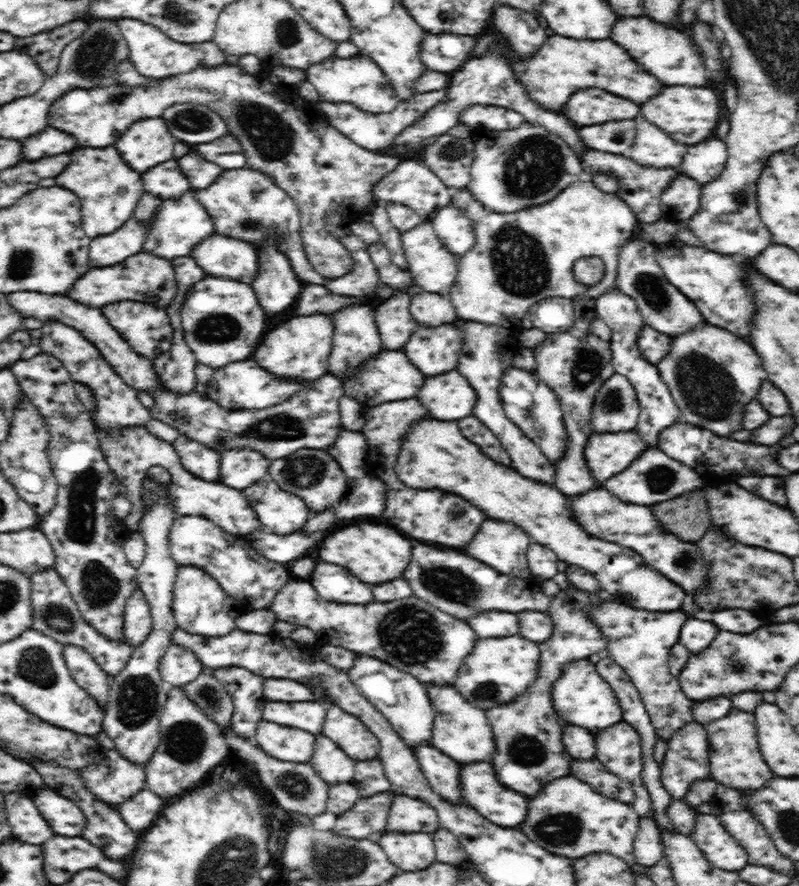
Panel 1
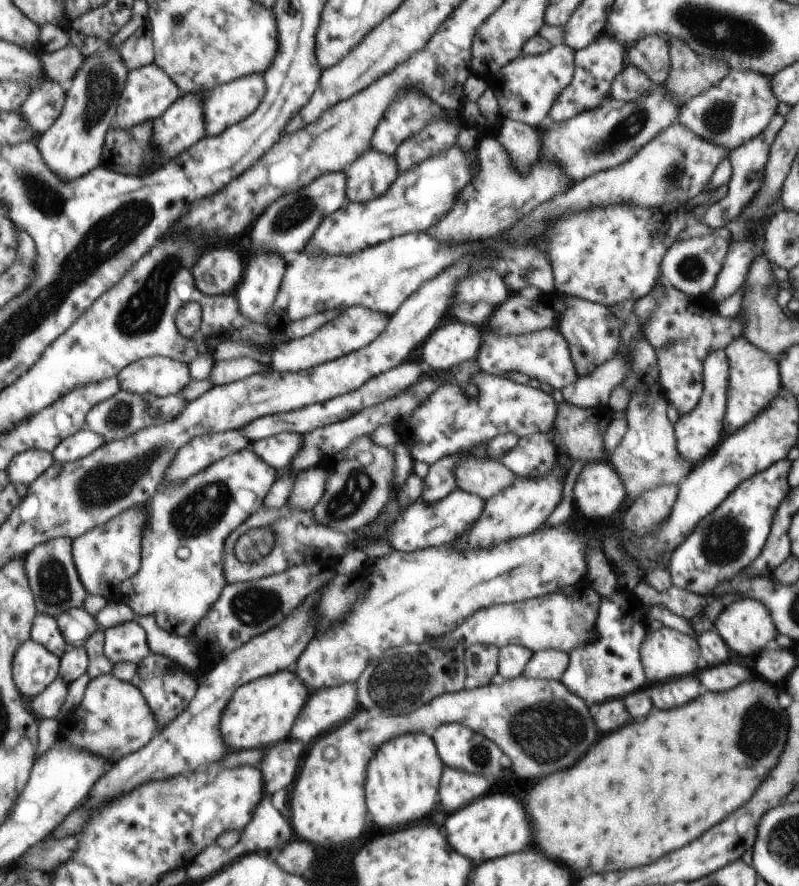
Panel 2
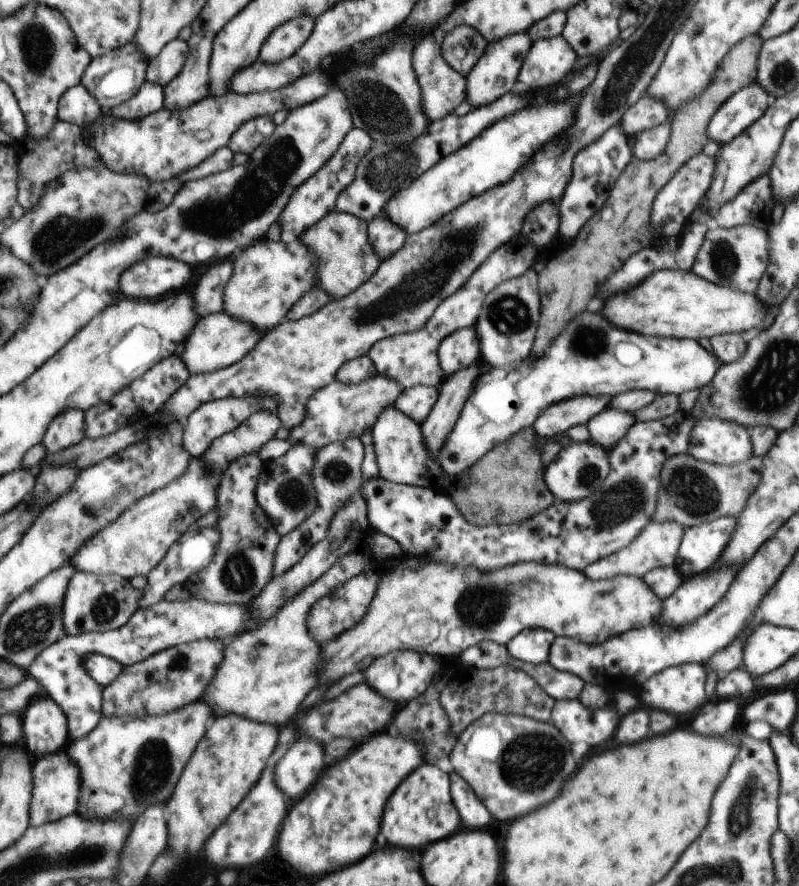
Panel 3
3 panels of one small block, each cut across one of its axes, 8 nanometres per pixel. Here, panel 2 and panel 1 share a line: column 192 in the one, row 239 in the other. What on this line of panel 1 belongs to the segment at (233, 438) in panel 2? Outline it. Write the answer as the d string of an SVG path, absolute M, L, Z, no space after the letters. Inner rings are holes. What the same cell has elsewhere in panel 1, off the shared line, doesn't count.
M454 201L435 212L430 222L440 242L456 256L463 255L474 246L474 220Z

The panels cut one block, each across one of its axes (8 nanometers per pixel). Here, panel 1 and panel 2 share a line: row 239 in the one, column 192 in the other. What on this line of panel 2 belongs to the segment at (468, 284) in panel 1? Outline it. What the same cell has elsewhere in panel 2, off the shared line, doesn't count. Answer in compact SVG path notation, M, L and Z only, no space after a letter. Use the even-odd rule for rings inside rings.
M250 448L240 450L240 452L236 452L236 454L231 454L230 456L226 456L226 458L217 460L214 464L211 464L208 468L206 468L206 470L197 472L195 475L192 475L190 479L182 480L181 482L178 482L178 484L172 484L172 482L168 482L168 480L165 480L162 484L159 484L158 488L156 488L157 492L155 492L154 496L145 504L146 514L148 514L148 520L150 521L146 524L144 534L142 534L140 569L136 572L136 574L134 574L134 576L132 576L132 578L128 578L128 580L124 580L124 582L120 584L122 602L126 603L126 605L134 611L134 614L138 614L138 616L155 615L156 624L158 624L160 628L174 633L176 636L178 634L182 637L190 636L190 634L192 634L192 630L194 630L194 628L196 628L196 626L200 623L200 620L206 618L206 616L212 611L214 604L222 594L224 587L227 586L228 582L225 579L223 569L224 546L226 538L232 534L233 530L236 530L236 528L246 523L247 520L250 519L251 516L264 505L263 500L268 494L270 488L272 488L272 484L274 484L275 480L276 469L270 468L267 461L265 461L263 457L255 453L253 449Z

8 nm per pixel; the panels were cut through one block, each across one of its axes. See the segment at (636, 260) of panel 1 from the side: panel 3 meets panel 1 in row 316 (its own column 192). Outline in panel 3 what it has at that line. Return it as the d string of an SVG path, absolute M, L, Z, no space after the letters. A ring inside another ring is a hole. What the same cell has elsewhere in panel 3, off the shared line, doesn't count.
M202 639L164 649L142 662L124 666L118 678L104 687L102 717L160 716L200 700L218 674L219 664L225 655L225 644L220 639Z

